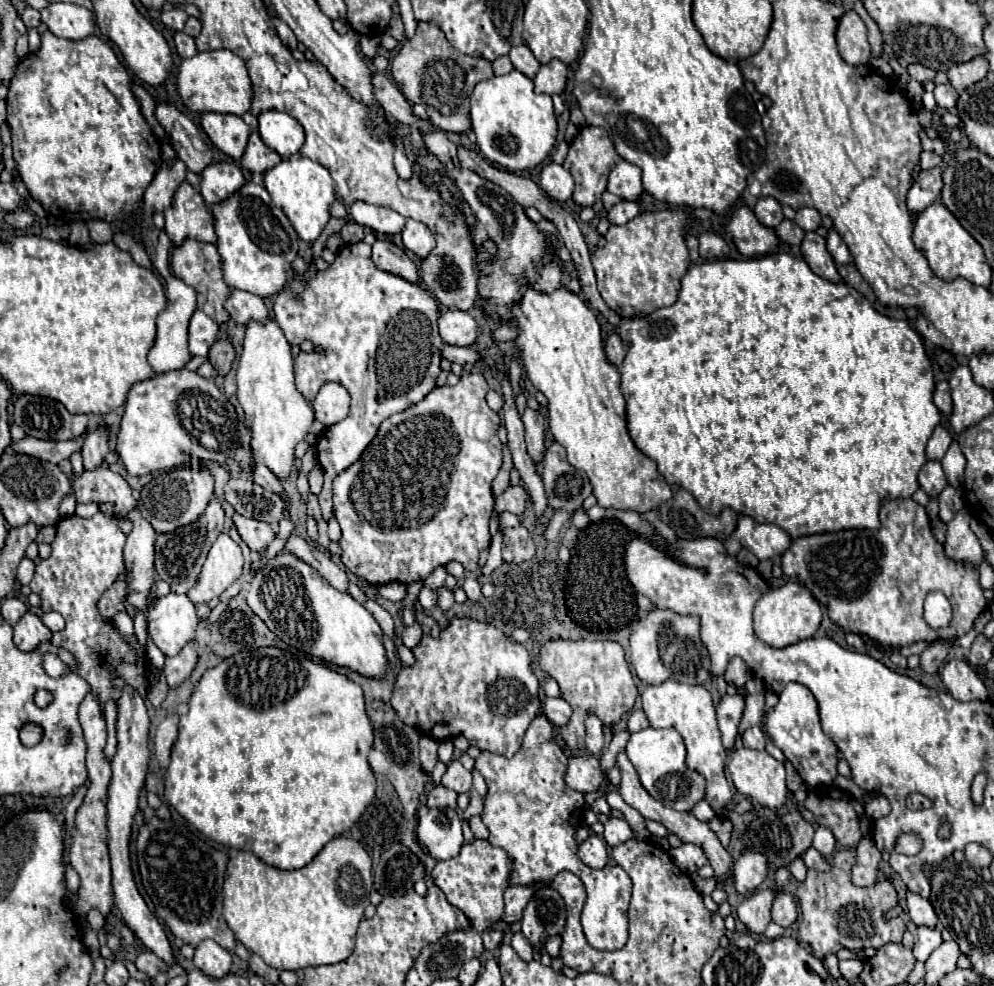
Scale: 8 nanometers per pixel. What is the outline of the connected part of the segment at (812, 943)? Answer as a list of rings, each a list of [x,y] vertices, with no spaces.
[[[840,849],[832,859],[832,871],[808,869],[806,881],[798,883],[796,897],[802,911],[798,937],[812,949],[812,955],[824,959],[840,949],[878,949],[888,943],[900,943],[906,925],[900,917],[884,921],[882,913],[898,905],[896,889],[890,881],[878,881],[872,887],[856,887],[850,881],[852,863],[846,861],[846,849]]]

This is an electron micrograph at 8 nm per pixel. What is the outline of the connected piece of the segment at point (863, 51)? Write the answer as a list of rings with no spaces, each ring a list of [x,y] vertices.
[[[848,11],[840,19],[840,27],[836,31],[838,53],[848,65],[868,65],[870,61],[870,45],[868,45],[868,29],[856,11]]]

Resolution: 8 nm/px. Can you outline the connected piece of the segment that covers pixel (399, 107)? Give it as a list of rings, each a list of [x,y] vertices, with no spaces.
[[[372,73],[372,87],[374,87],[374,99],[388,111],[390,117],[394,117],[400,123],[410,125],[418,131],[434,131],[436,129],[432,123],[426,123],[426,121],[414,117],[410,103],[394,87],[394,83],[390,79],[386,79],[382,73]]]

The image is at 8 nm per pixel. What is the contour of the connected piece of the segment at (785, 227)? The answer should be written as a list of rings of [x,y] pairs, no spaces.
[[[784,219],[778,227],[776,227],[776,233],[778,233],[778,237],[784,241],[784,243],[788,243],[788,245],[798,245],[798,243],[802,243],[802,239],[804,239],[804,229],[800,229],[798,225],[796,225],[796,221],[790,221],[790,219]]]

